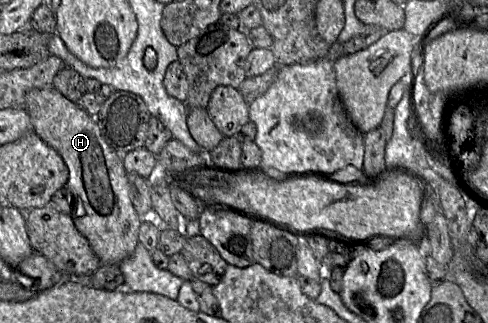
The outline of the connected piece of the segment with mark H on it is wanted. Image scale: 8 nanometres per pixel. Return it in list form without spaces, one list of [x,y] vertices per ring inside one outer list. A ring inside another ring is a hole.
[[[53,86],[30,90],[25,96],[23,108],[29,114],[32,130],[61,155],[69,169],[67,187],[74,196],[71,217],[75,227],[88,240],[101,264],[119,264],[134,252],[139,243],[138,235],[142,223],[131,201],[122,155],[104,140],[95,117],[68,100]]]

